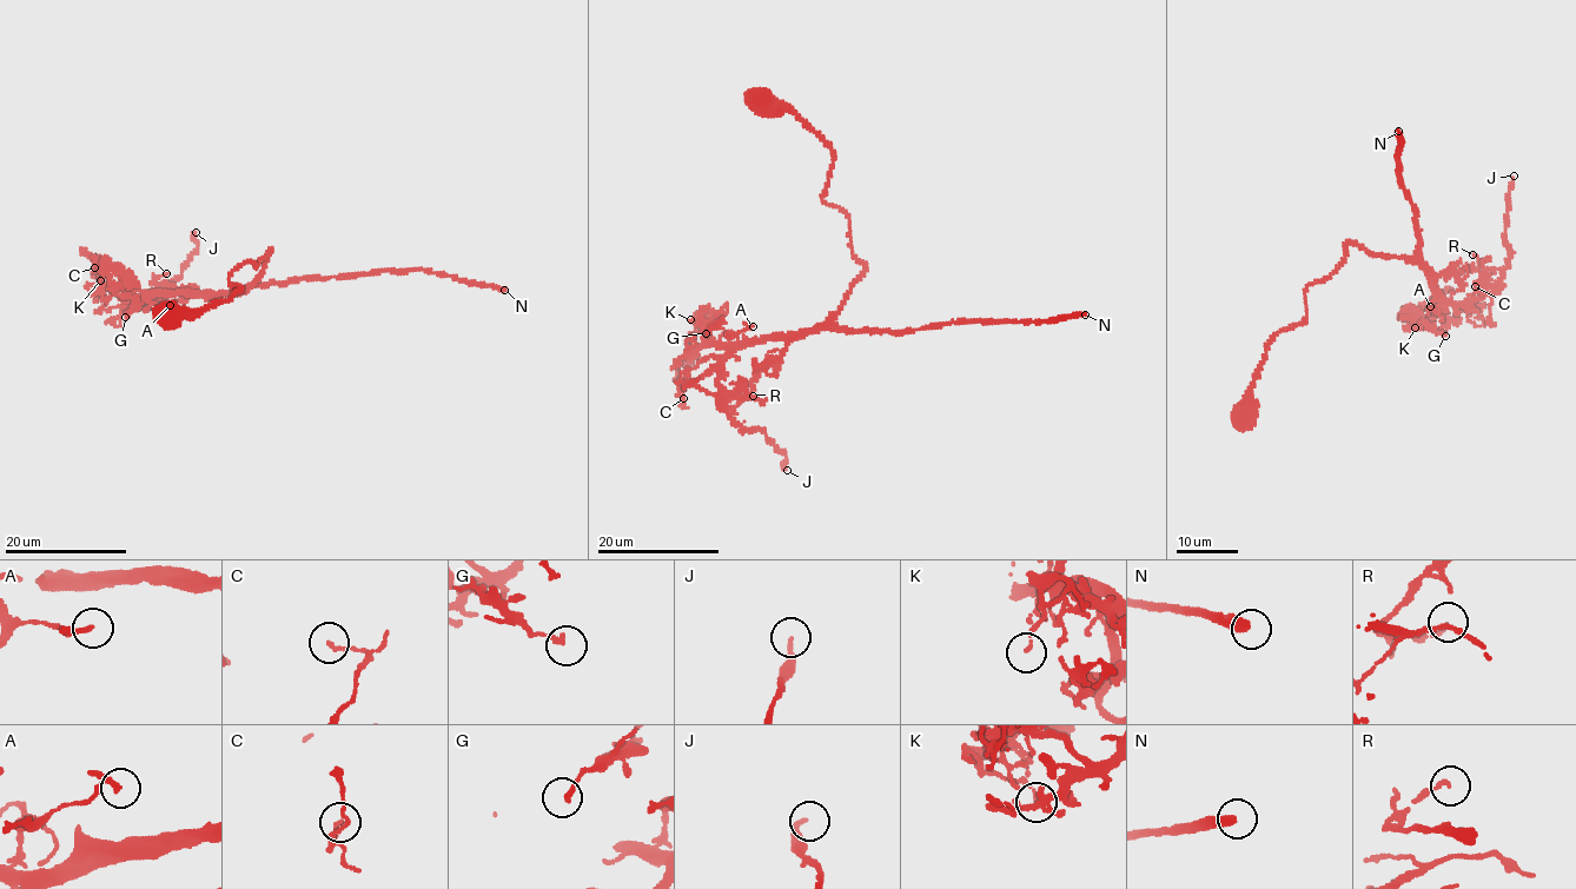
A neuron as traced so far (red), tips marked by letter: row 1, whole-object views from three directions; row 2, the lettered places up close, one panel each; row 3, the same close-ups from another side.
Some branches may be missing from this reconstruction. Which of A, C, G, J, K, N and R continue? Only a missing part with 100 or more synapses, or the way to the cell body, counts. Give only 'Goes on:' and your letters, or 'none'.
Goes on: N

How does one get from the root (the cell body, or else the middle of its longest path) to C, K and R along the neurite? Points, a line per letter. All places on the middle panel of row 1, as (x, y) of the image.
C: (765, 95), (830, 147), (822, 198), (847, 214), (863, 274), (823, 325), (701, 360), (683, 398)
K: (765, 95), (830, 147), (822, 198), (847, 214), (863, 274), (826, 323), (798, 334), (722, 346), (690, 319)
R: (765, 95), (830, 147), (822, 198), (847, 214), (865, 270), (835, 313), (792, 336), (740, 395), (753, 396)

